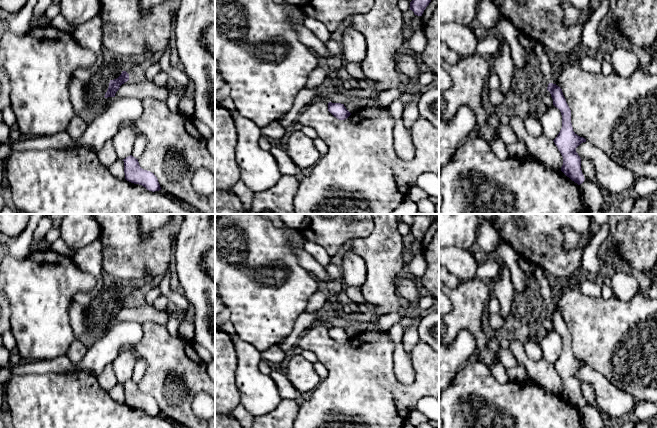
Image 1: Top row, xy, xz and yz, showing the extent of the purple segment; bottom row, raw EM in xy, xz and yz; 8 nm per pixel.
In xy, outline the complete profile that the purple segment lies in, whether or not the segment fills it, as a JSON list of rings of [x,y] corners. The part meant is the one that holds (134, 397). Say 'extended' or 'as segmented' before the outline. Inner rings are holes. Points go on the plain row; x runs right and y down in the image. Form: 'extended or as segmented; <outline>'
as segmented; [[[132,379],[123,383],[125,403],[131,407],[139,408],[147,414],[155,416],[161,414],[160,408],[154,397],[140,391],[138,383]]]

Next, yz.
as segmented; [[[549,307],[547,314],[553,323],[553,329],[558,332],[562,339],[562,352],[553,364],[563,381],[561,395],[578,409],[585,404],[581,394],[581,382],[576,376],[576,372],[586,363],[578,360],[571,347],[571,334],[563,319],[562,313],[556,308]]]

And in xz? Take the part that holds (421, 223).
as segmented; [[[431,215],[413,216],[413,224],[410,226],[410,234],[412,234],[415,239],[422,240],[426,231],[437,218],[437,216]]]

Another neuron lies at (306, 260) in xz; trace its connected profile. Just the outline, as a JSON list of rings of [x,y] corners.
[[[304,244],[296,250],[300,266],[322,282],[331,280],[326,268],[322,266],[310,253],[308,253],[304,249],[303,245]]]

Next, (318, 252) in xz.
[[[306,241],[303,246],[322,266],[331,264],[331,257],[322,246],[309,241]]]

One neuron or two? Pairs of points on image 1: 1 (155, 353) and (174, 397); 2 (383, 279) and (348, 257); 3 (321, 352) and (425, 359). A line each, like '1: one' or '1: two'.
1: one
2: two
3: one

